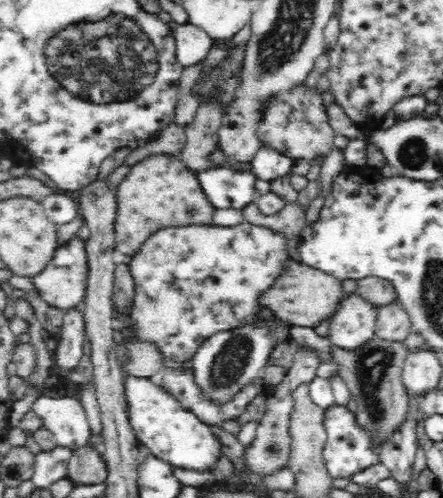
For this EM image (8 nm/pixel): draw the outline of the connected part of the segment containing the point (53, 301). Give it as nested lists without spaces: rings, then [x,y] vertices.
[[[79,237],[72,238],[68,244],[57,249],[50,262],[31,278],[33,288],[50,306],[62,310],[79,307],[87,289],[87,252],[84,241]]]

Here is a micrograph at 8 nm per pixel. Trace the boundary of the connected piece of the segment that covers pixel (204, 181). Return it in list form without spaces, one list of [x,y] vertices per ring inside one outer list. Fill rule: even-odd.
[[[235,167],[216,168],[197,173],[202,192],[215,209],[241,208],[257,197],[253,172],[240,172]]]

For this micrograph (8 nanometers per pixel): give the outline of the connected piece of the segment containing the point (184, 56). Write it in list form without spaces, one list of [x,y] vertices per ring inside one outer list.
[[[190,21],[174,28],[174,36],[176,37],[176,55],[183,67],[204,61],[212,47],[209,34]]]

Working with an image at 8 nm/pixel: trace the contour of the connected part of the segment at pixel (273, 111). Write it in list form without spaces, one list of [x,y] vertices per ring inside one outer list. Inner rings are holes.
[[[296,83],[264,100],[263,107],[259,110],[255,134],[262,147],[271,148],[292,158],[300,167],[323,164],[324,158],[334,150],[336,136],[328,120],[324,98],[316,87],[306,86],[305,83]]]

